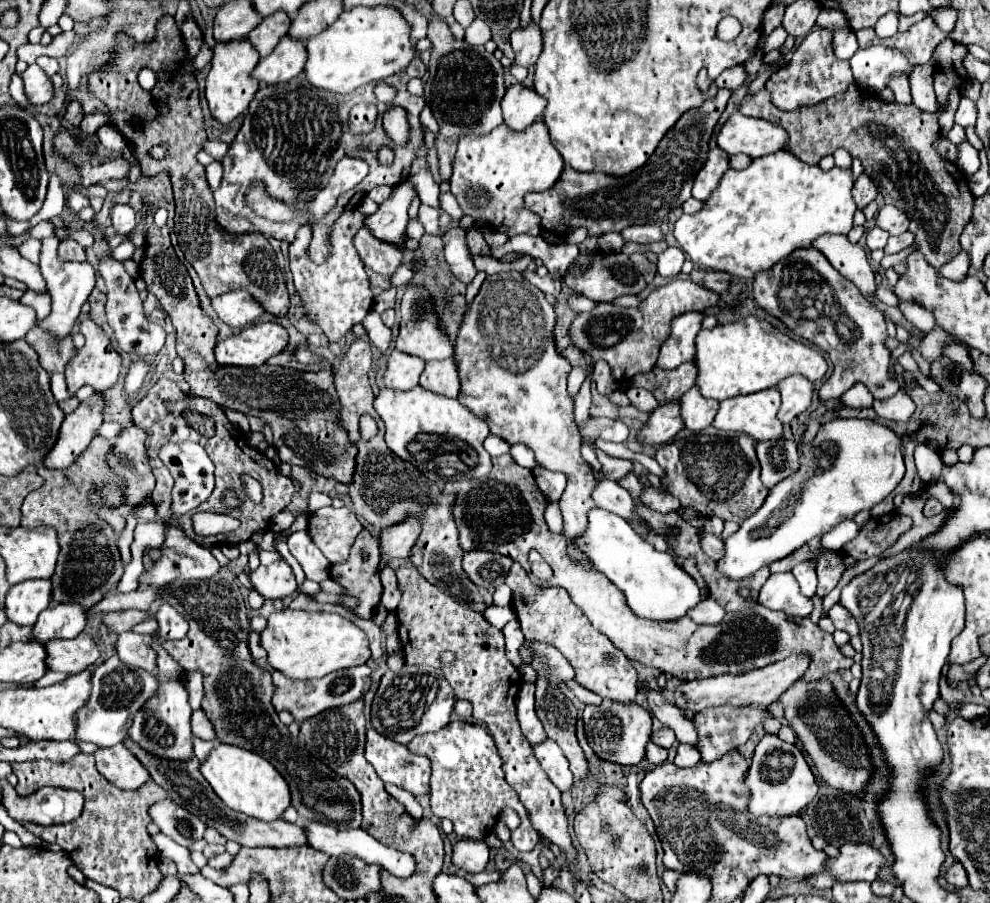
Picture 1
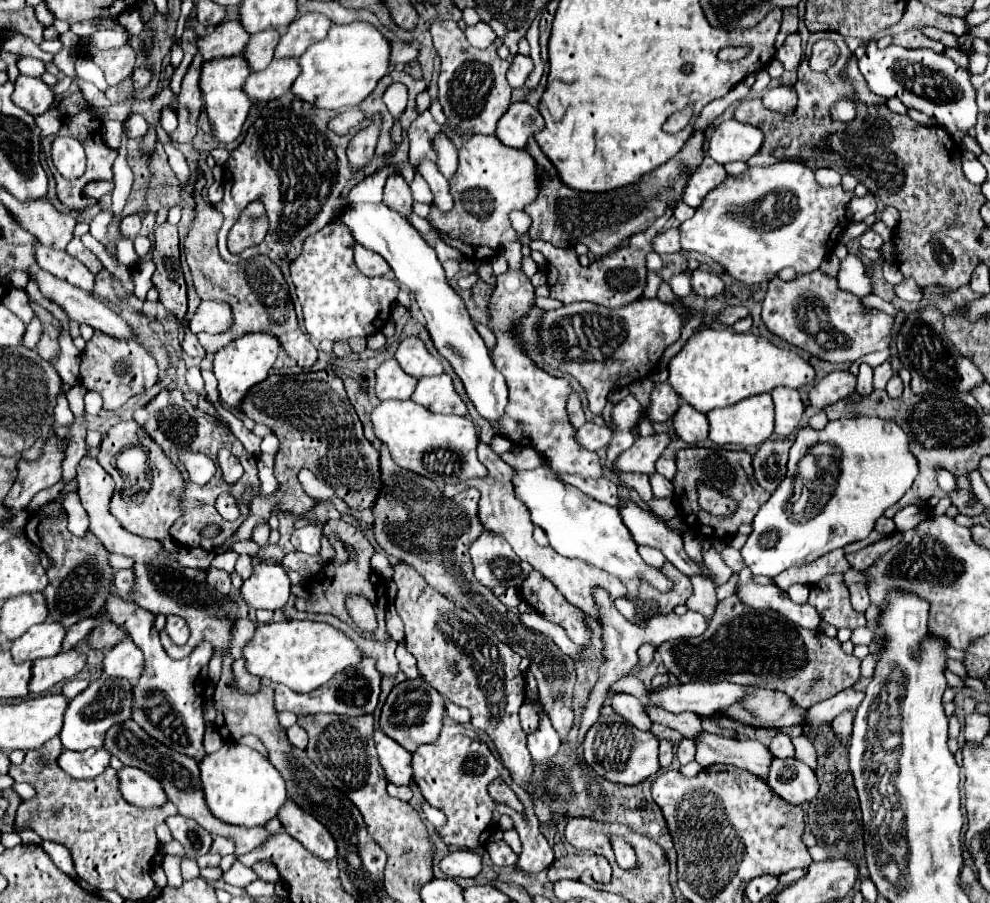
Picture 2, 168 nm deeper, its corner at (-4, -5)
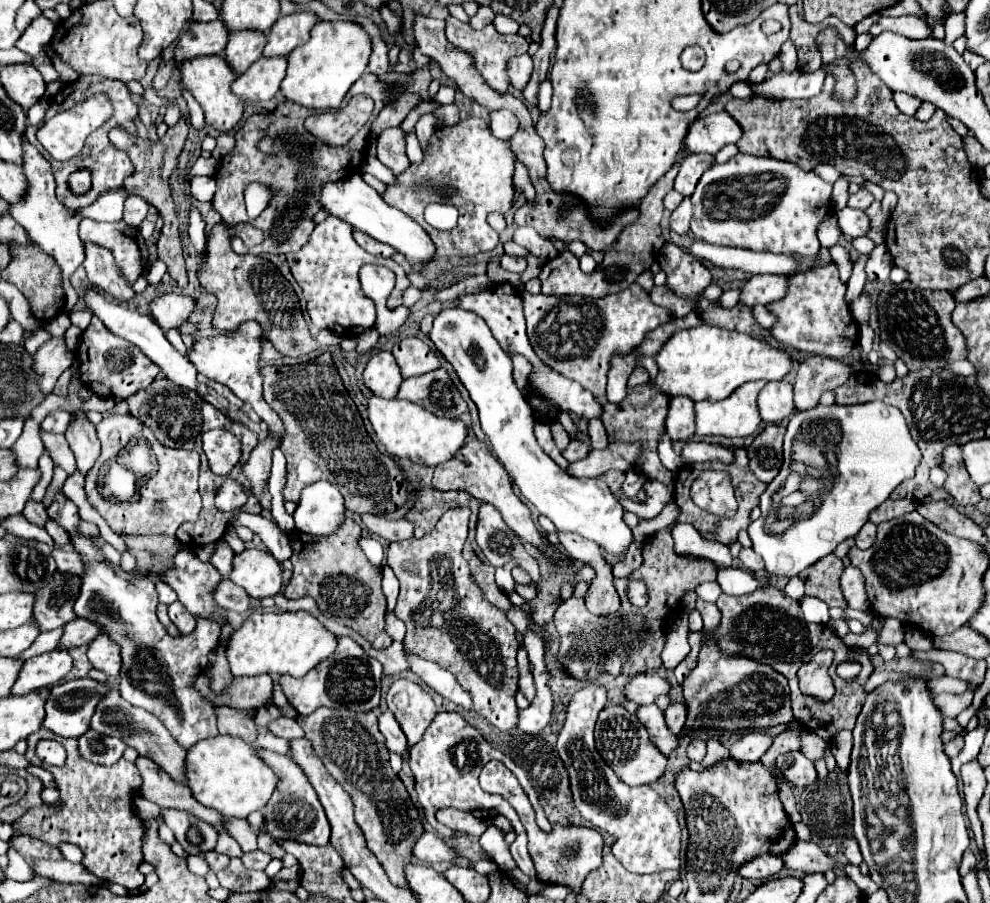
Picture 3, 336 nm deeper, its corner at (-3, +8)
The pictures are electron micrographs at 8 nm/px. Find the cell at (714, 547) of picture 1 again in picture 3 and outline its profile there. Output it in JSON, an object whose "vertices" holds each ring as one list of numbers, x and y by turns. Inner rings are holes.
{"vertices":[[741,548,739,560,741,560,741,564,743,564,749,572,761,572,761,570,763,570,763,560,761,560,751,548]]}

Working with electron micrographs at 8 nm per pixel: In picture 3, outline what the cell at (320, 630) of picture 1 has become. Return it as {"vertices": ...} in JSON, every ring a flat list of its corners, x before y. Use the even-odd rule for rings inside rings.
{"vertices":[[255,612,233,632,227,646,227,660,233,676,289,674,301,678,335,650,337,636,309,612]]}

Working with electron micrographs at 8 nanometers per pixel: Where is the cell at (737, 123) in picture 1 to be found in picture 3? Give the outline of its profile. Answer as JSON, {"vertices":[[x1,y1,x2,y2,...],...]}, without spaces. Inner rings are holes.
{"vertices":[[715,112,697,118,687,136,685,146,693,152,707,152,717,154,723,146,735,144,741,138,741,126,735,118,731,118,729,112]]}

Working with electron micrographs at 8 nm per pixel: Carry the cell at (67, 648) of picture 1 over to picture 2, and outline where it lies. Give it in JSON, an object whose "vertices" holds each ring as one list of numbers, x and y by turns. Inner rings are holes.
{"vertices":[[74,649,66,653,58,653,50,659,38,659,32,663,32,677,28,691,34,695,42,695,48,689,52,689,56,683,68,681,74,675,78,675,84,665,86,665,86,657]]}

